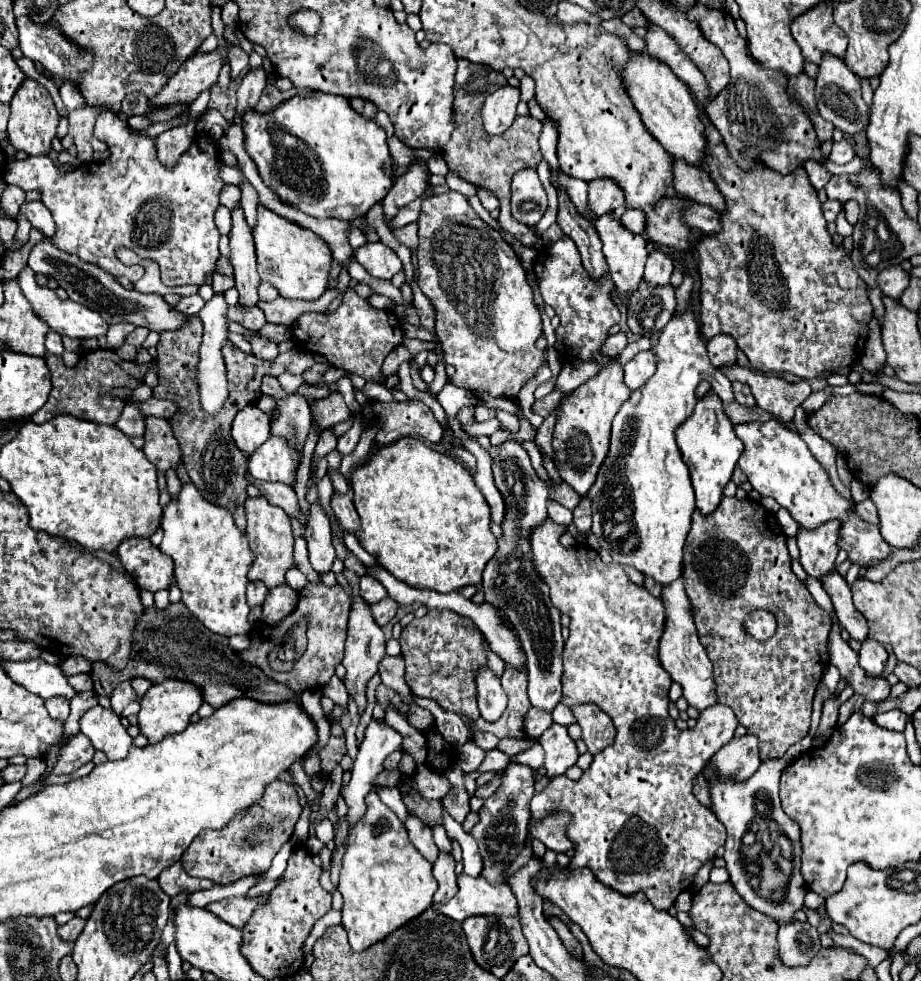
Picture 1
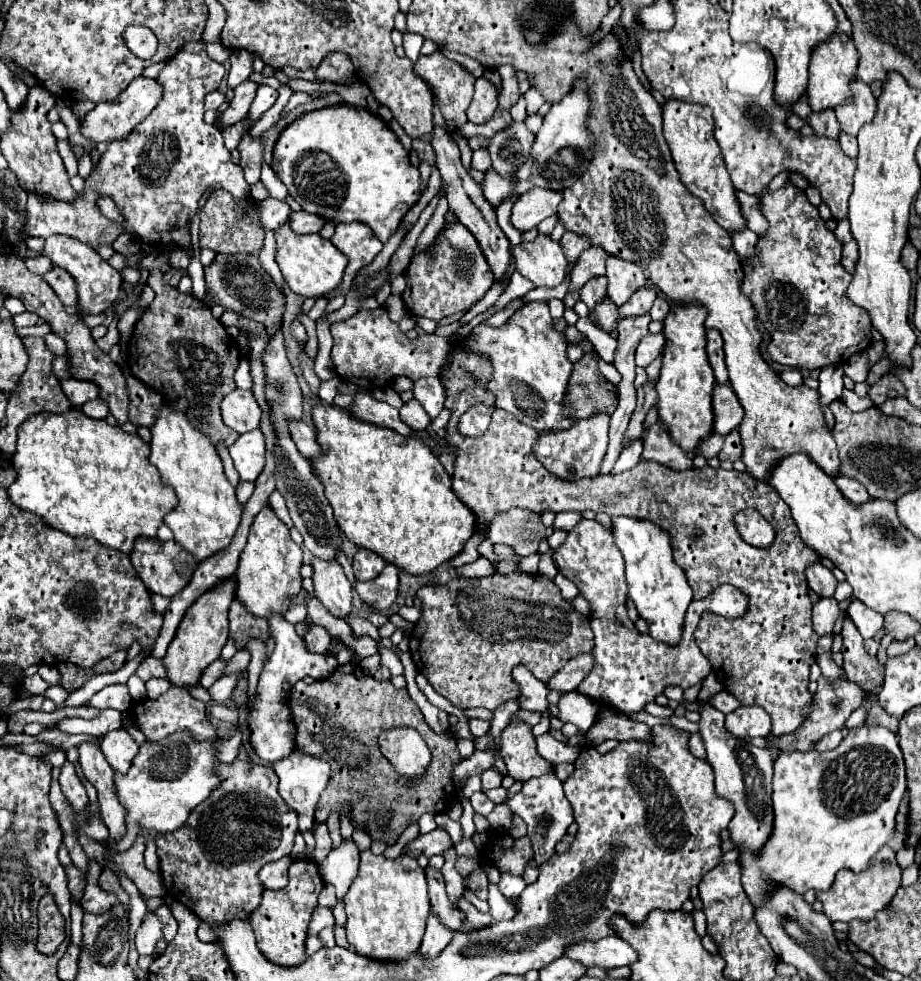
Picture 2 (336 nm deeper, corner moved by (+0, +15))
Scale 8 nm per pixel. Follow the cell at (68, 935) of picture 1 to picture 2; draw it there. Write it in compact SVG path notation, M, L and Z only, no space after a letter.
M89 859L89 872L87 875L86 891L84 891L84 897L82 897L82 909L86 913L106 913L112 905L118 905L118 897L100 889L98 887L98 877L100 875L101 865Z

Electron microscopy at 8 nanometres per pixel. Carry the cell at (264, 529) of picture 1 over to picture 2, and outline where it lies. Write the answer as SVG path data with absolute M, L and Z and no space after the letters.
M264 507L252 523L248 543L240 555L240 565L236 569L236 599L242 601L250 615L258 615L262 619L268 619L270 615L286 615L286 611L290 609L290 601L302 589L302 565L302 549L290 539L290 529L274 515L270 507Z

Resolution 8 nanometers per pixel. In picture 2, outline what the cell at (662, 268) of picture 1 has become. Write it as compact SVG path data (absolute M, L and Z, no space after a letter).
M642 287L638 289L622 307L620 307L620 313L618 317L620 319L626 319L626 317L638 317L642 313L648 313L652 303L656 299L656 291L648 289L648 287Z

